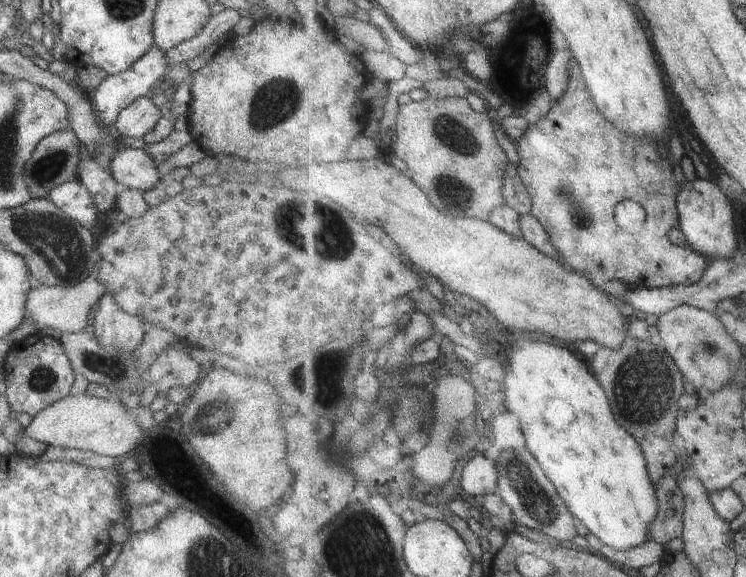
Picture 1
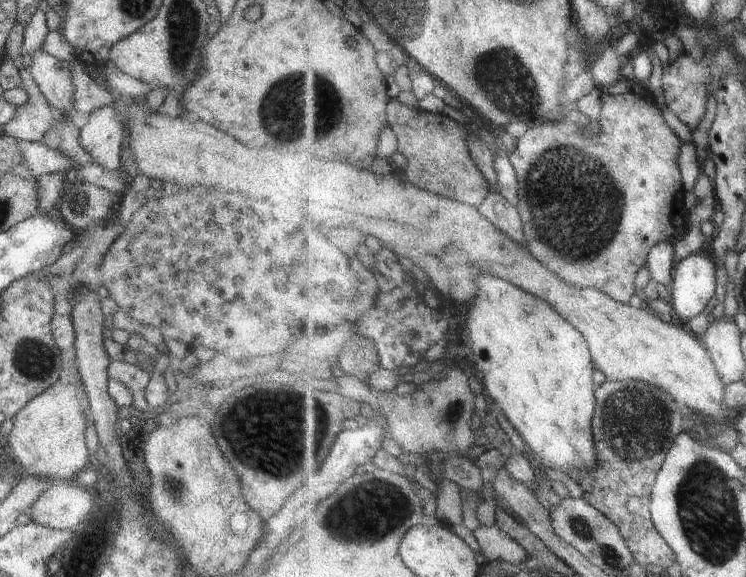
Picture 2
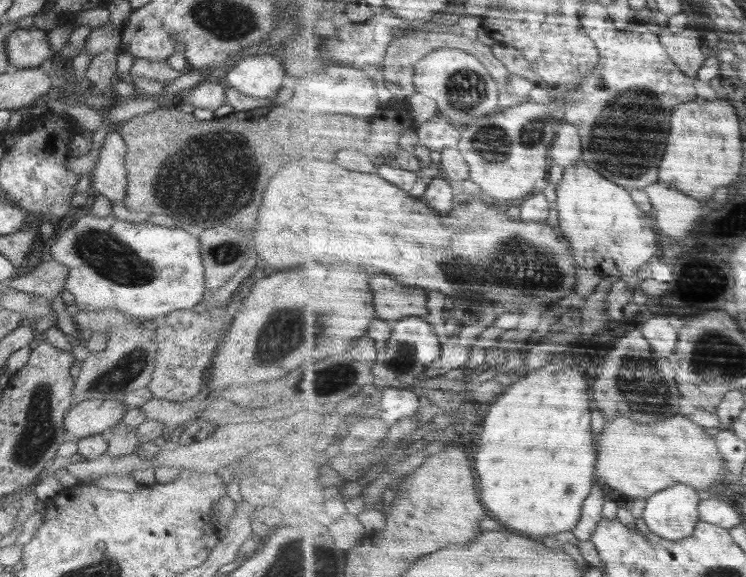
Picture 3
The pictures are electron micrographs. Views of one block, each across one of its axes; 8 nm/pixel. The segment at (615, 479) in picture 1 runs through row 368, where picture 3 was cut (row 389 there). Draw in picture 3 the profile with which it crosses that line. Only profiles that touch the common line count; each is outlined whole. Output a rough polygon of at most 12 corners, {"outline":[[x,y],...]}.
{"outline":[[572,354],[500,391],[474,439],[480,498],[539,538],[598,476]]}

